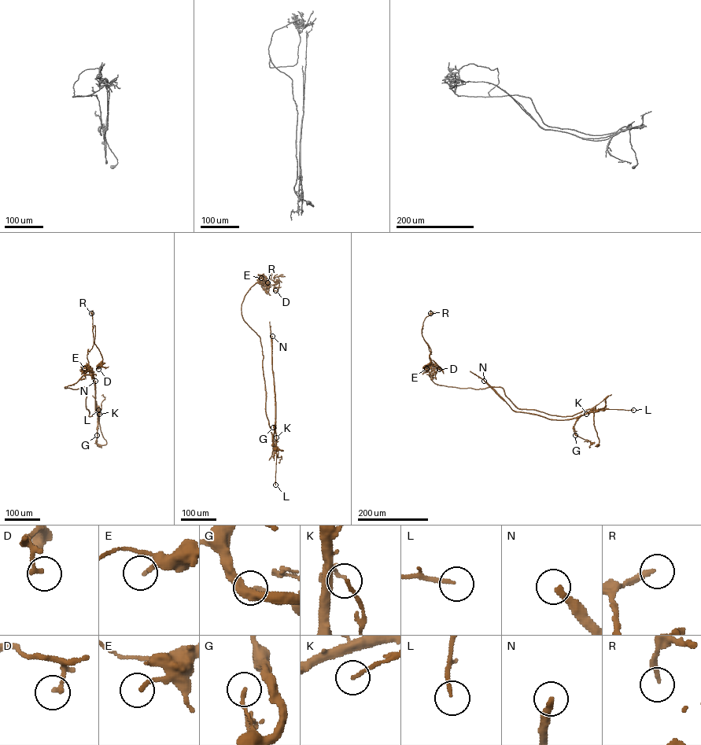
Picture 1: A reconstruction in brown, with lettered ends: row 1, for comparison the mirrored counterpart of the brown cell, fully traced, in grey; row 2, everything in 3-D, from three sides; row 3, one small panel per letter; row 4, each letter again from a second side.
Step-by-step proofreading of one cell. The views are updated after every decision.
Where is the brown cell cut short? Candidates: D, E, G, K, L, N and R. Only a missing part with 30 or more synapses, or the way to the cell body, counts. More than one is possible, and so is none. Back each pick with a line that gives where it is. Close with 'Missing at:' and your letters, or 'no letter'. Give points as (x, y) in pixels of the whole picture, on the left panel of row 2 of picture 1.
N: (95, 381)
R: (91, 313)
Missing at: N, R

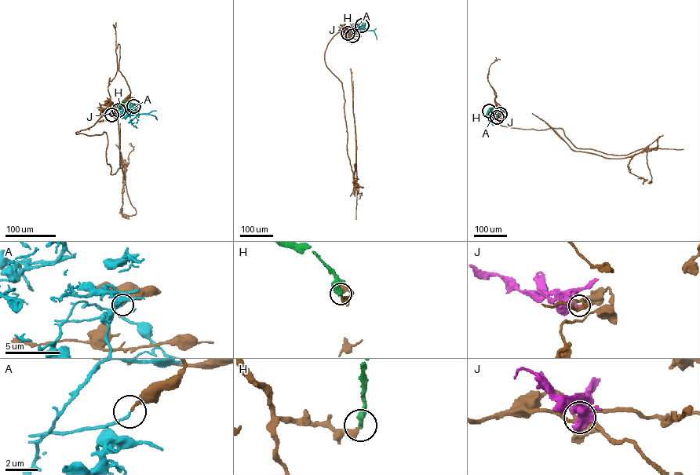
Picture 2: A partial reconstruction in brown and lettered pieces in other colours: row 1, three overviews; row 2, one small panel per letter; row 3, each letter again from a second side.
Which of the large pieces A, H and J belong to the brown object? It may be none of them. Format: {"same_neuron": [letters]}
{"same_neuron": []}

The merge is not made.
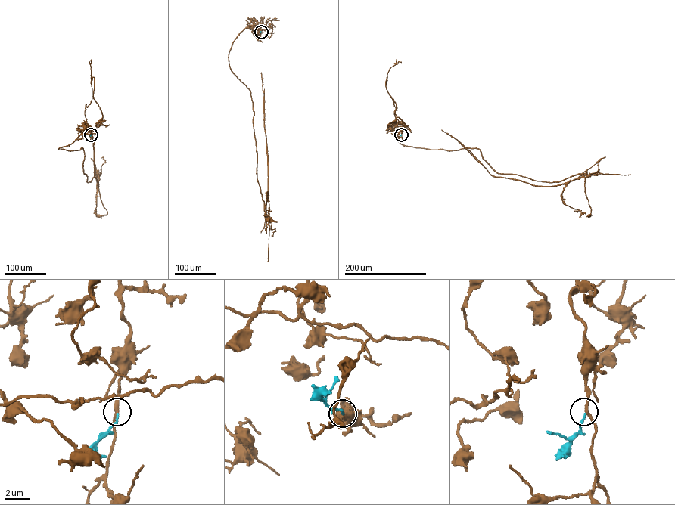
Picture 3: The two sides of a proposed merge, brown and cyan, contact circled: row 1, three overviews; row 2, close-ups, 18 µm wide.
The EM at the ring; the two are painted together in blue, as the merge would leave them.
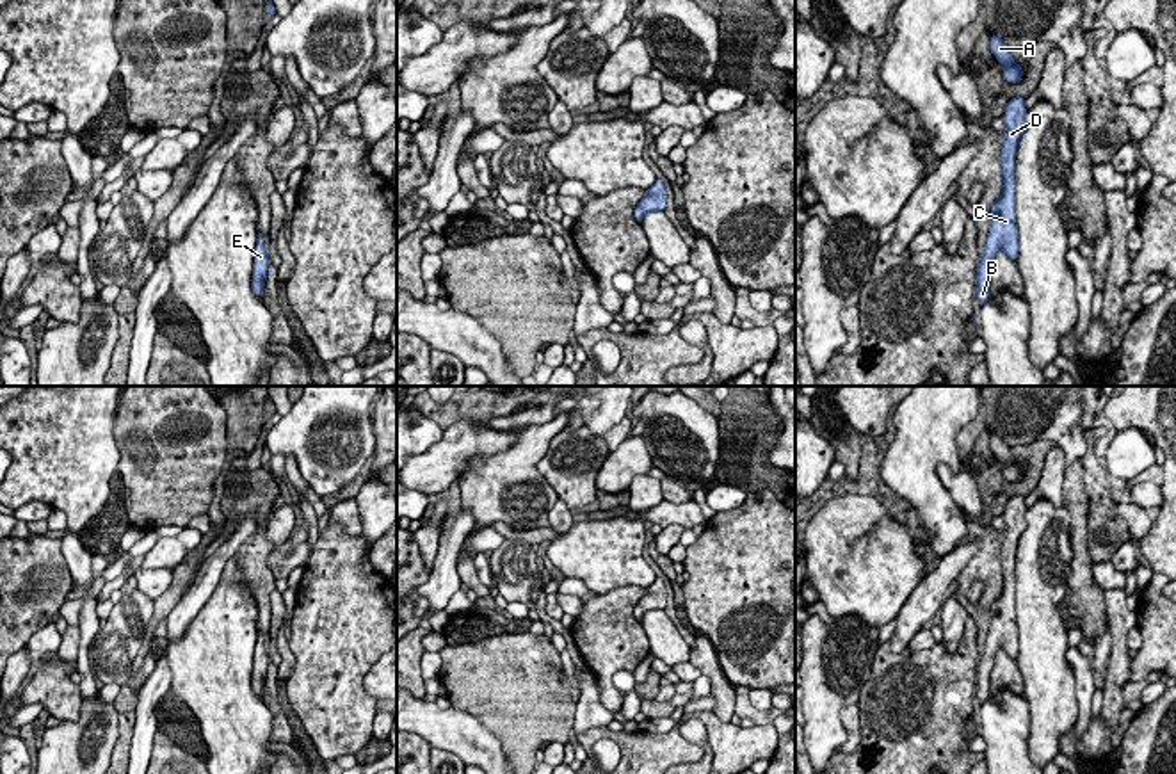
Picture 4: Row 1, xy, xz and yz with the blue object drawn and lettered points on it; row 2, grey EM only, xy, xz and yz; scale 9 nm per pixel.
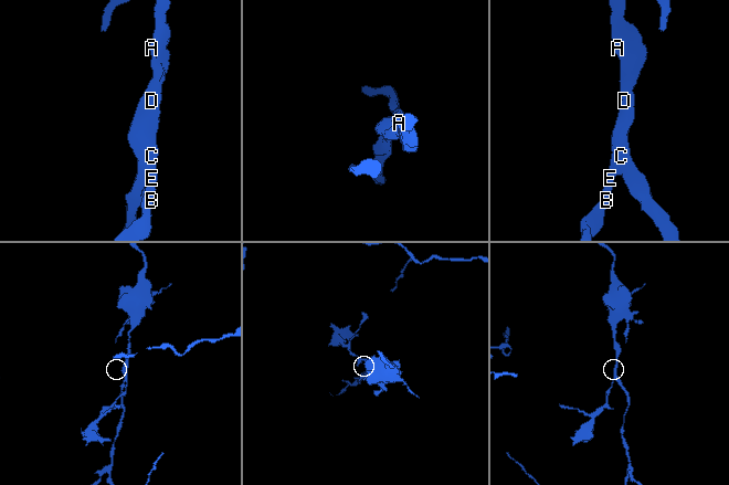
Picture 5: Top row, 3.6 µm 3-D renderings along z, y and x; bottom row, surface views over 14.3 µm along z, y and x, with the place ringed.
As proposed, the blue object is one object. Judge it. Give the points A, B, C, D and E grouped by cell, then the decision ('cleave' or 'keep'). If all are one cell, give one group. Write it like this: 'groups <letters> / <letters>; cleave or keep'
groups A B C D E; keep

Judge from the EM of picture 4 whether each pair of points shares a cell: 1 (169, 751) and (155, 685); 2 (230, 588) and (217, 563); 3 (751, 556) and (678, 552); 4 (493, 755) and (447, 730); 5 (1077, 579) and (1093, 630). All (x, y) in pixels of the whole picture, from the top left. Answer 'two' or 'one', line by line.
1: two
2: two
3: two
4: one
5: one

